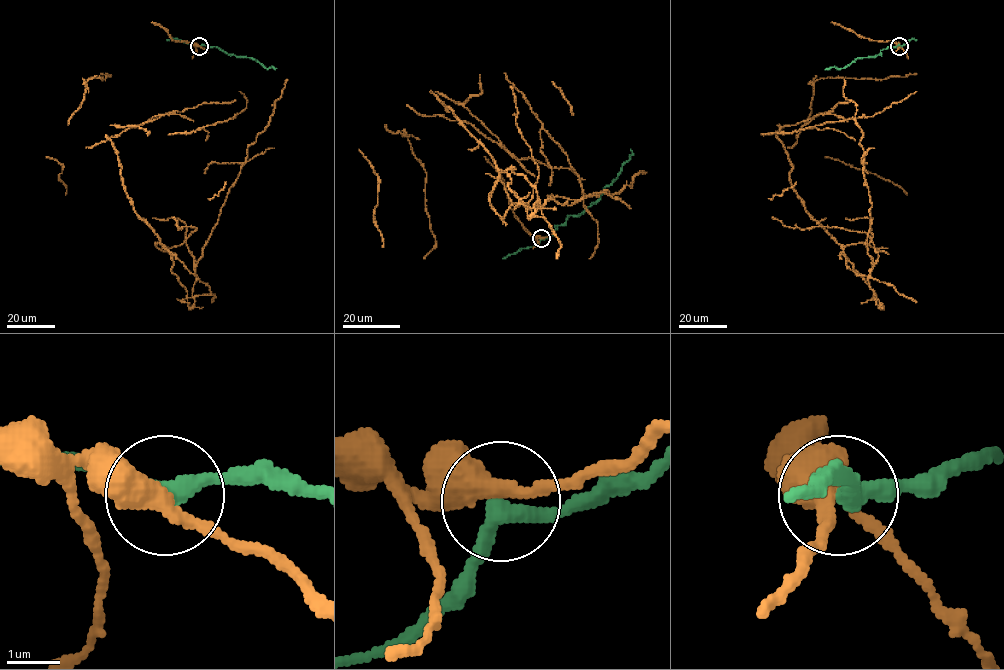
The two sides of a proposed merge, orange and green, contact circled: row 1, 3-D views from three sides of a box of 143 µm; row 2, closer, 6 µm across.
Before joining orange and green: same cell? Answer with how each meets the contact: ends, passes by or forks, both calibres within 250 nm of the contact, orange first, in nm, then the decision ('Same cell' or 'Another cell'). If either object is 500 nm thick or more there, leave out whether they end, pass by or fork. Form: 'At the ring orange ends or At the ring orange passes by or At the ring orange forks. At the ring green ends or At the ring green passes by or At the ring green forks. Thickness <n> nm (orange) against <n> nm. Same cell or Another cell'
At the ring orange passes by. At the ring green passes by. Thickness 400 nm (orange) against 320 nm. Another cell

